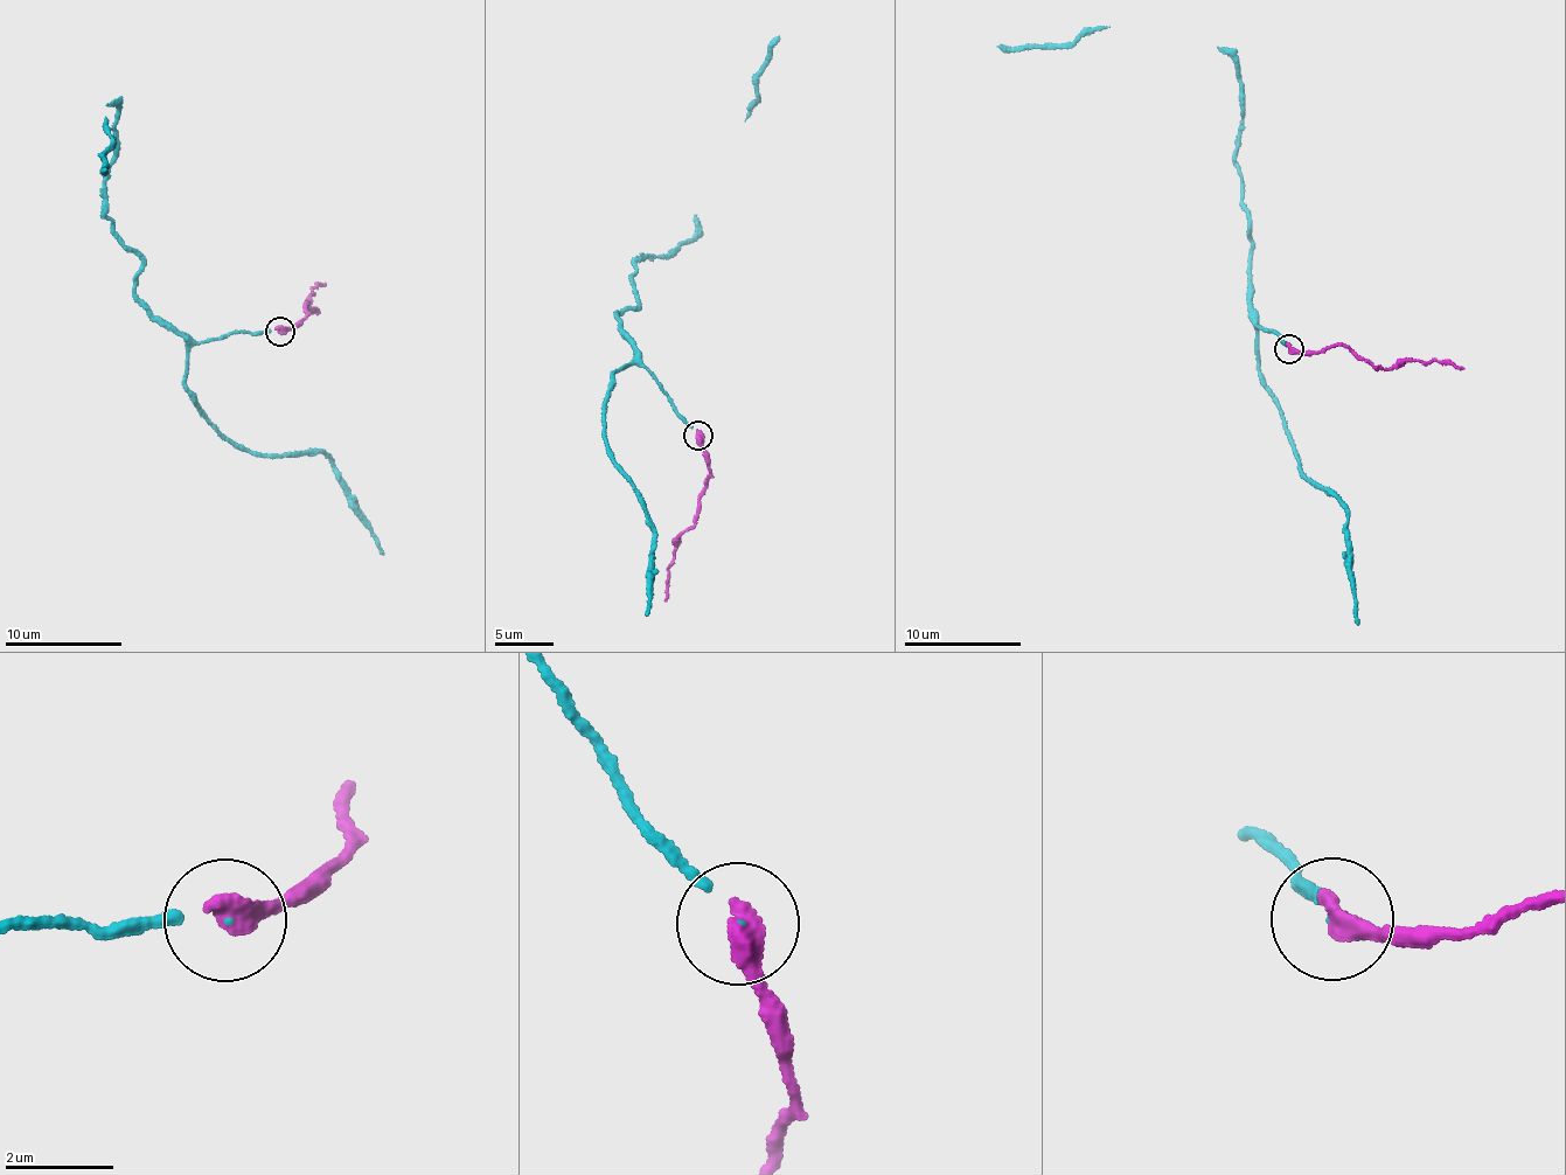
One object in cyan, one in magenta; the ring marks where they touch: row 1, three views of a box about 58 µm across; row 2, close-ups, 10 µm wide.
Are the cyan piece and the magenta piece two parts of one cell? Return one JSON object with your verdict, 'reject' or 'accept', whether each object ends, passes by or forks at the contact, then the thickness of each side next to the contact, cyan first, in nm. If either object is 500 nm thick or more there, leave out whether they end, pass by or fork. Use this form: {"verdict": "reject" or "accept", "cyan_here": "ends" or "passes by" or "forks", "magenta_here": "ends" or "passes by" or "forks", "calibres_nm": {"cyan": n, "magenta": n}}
{"verdict": "reject", "cyan_here": "ends", "magenta_here": "ends", "calibres_nm": {"cyan": 80, "magenta": 480}}

